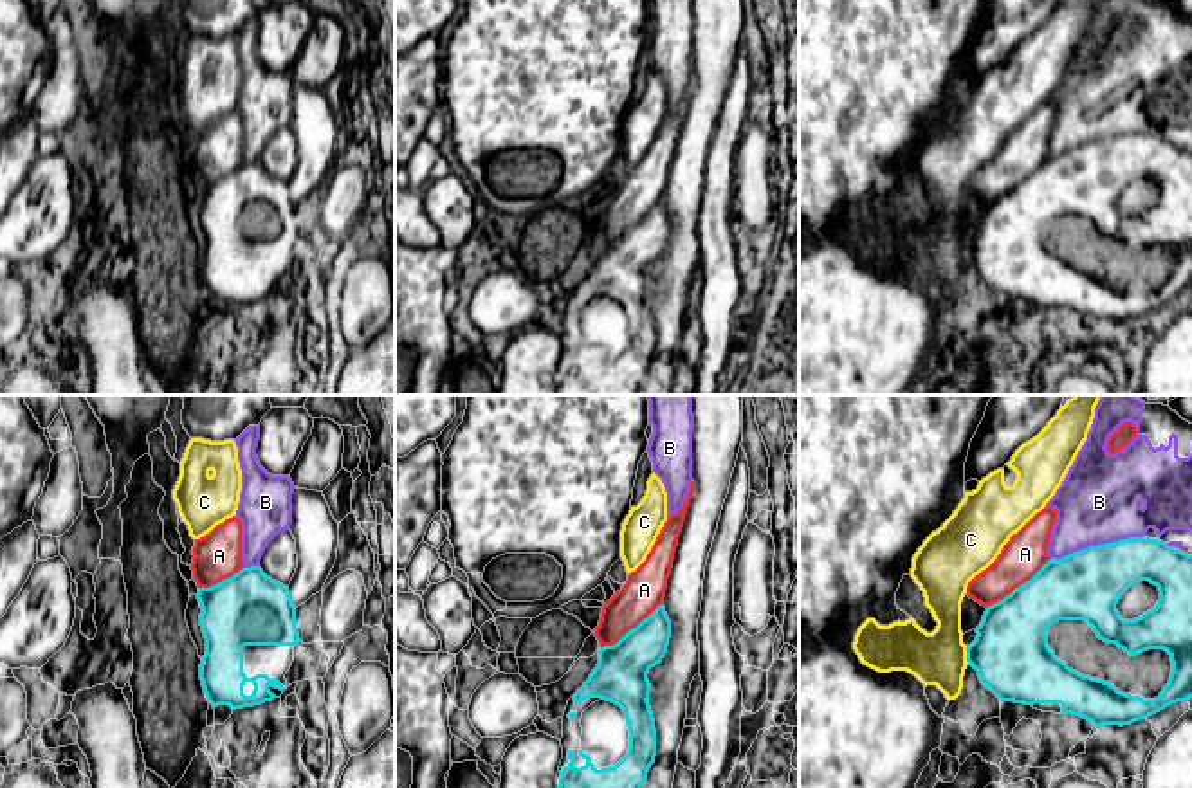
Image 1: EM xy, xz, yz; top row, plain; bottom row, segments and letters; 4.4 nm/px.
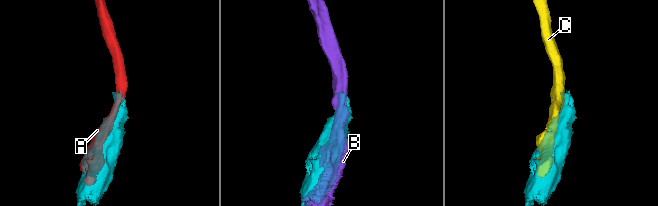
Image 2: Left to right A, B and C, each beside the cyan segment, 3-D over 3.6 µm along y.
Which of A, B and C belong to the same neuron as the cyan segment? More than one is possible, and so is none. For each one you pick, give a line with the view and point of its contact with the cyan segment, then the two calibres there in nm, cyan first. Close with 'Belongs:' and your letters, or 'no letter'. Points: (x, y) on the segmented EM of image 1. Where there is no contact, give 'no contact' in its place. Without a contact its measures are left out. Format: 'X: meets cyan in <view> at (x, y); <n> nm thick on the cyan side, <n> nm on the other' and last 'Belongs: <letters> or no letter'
Belongs: no letter

